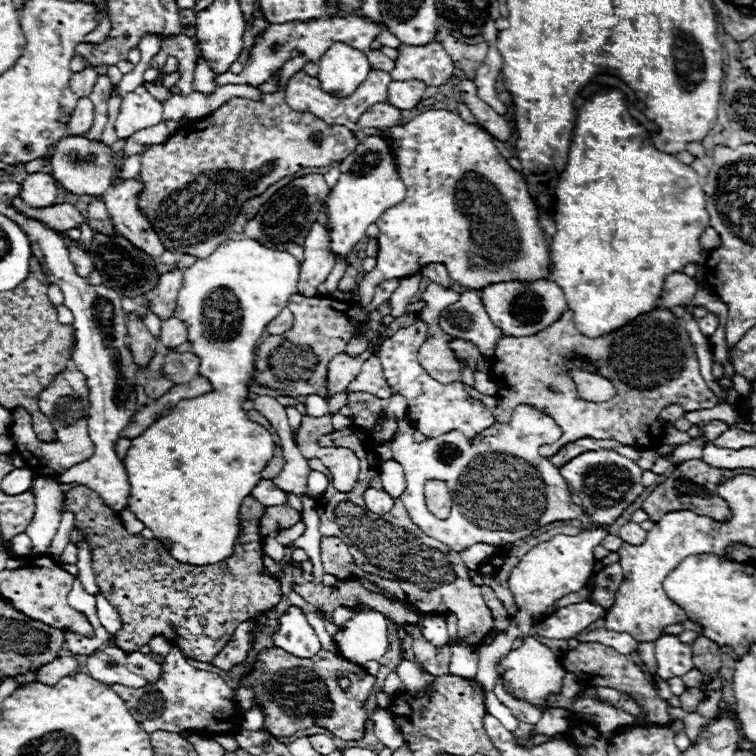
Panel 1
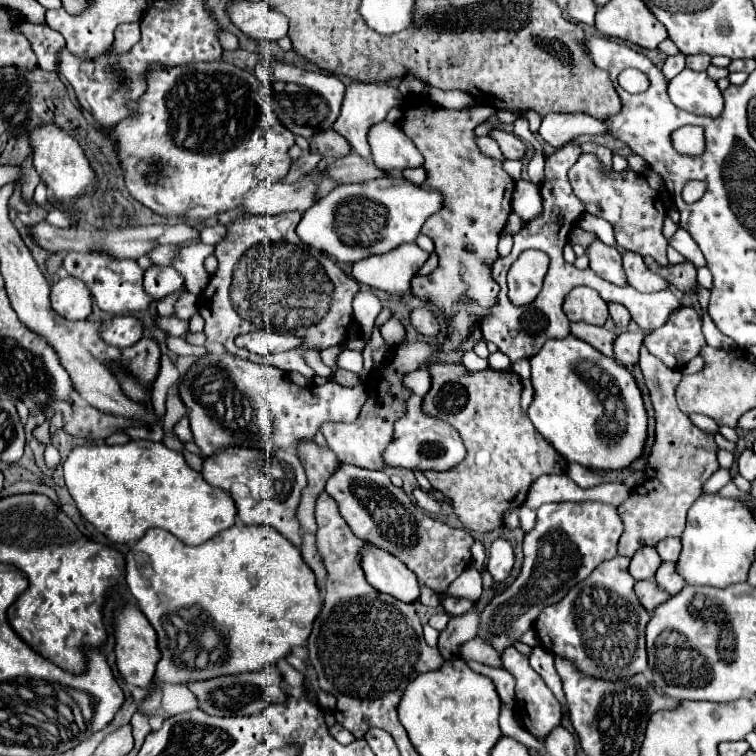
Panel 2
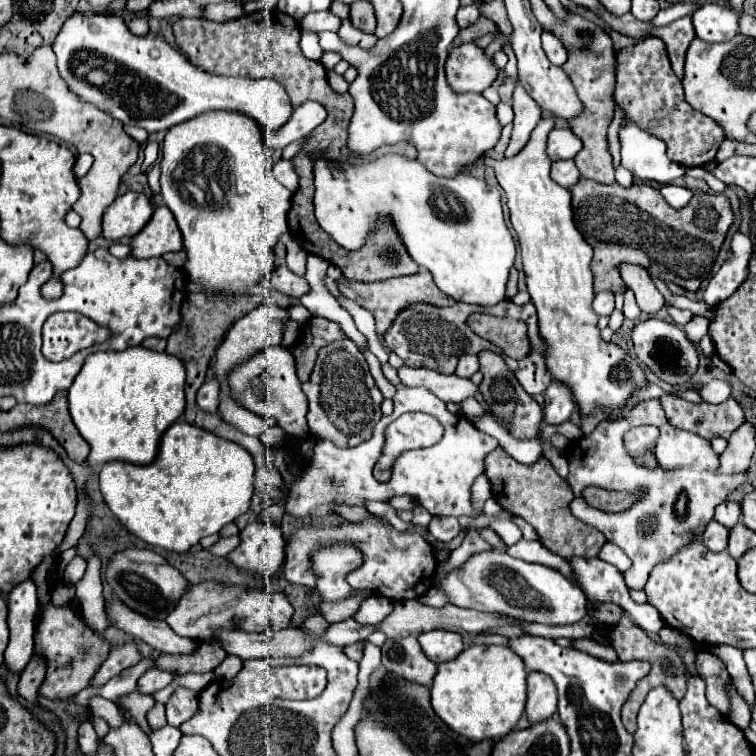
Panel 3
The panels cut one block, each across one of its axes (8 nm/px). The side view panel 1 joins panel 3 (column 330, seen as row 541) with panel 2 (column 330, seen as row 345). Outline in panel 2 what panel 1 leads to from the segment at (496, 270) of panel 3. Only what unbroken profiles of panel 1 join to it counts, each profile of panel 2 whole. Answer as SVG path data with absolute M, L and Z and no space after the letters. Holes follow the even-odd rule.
M388 174L360 184L342 184L304 212L296 234L304 244L334 256L338 262L354 264L372 254L414 242L422 224L442 210L442 202L444 198L438 190L418 186L400 174Z

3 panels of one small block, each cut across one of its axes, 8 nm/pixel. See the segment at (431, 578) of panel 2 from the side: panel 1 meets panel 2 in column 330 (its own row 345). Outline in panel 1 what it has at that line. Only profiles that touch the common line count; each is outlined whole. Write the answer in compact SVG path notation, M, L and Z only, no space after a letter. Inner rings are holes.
M474 290L462 292L458 304L452 304L442 312L440 326L450 336L476 344L486 358L494 358L494 348L502 338L502 330L494 326Z

